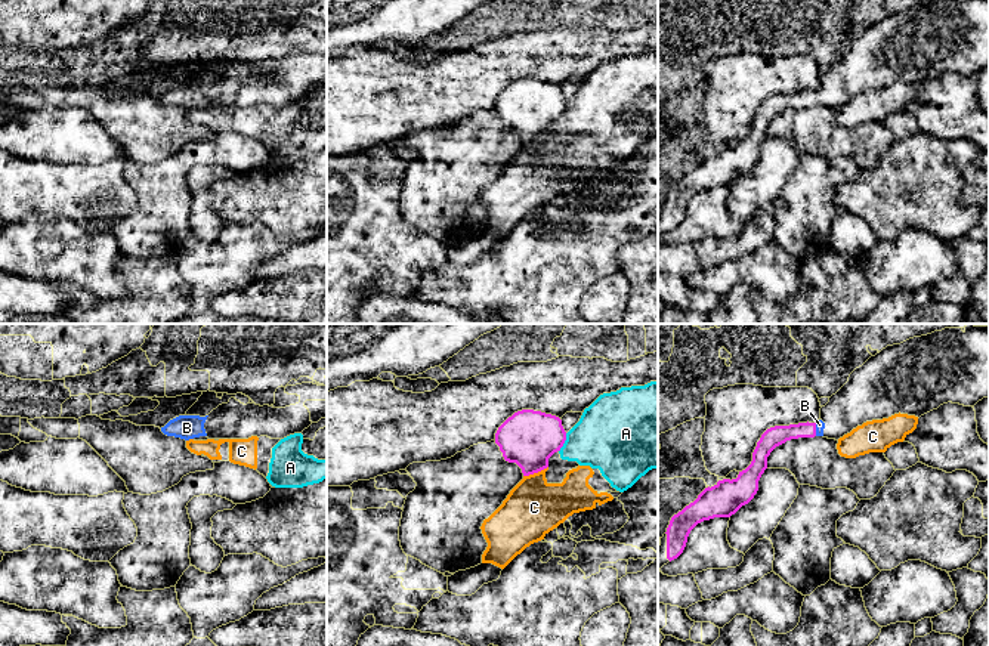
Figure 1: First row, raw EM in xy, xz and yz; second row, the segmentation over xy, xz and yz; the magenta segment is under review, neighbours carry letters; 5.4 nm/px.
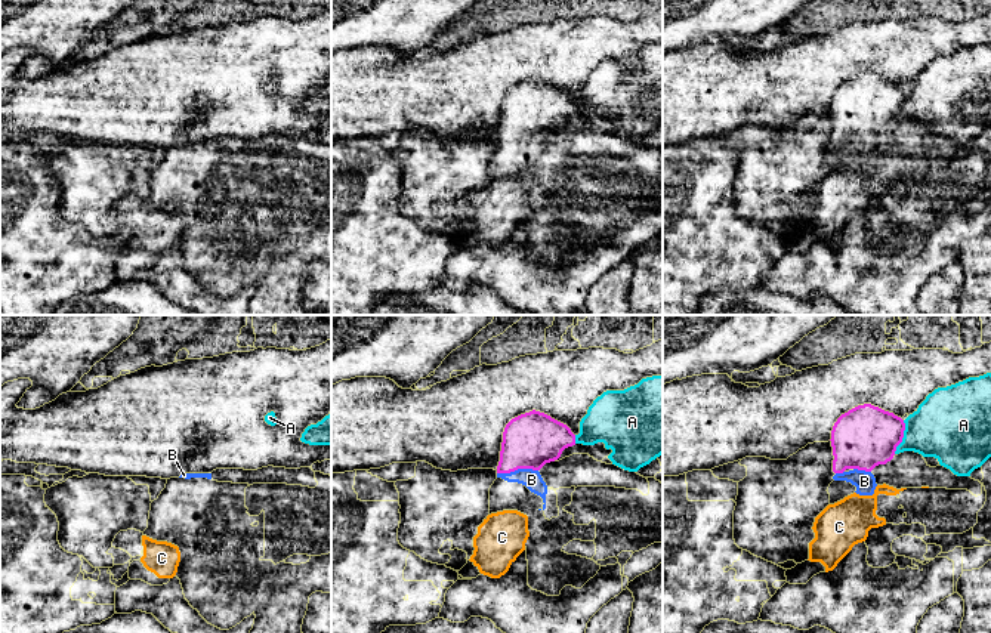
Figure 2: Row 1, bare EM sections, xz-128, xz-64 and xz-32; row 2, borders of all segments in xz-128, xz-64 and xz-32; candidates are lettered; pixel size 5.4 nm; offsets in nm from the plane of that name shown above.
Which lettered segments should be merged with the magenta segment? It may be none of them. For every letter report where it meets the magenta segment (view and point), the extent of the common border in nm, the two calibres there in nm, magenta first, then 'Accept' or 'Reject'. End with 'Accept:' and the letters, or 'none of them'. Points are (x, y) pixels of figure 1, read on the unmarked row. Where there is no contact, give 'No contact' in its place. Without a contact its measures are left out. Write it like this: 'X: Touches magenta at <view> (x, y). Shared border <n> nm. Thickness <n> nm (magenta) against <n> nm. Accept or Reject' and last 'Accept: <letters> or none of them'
A: Touches magenta at xz (563, 111). Shared border 110 nm. Thickness 300 nm (magenta) against 360 nm. Reject
B: Touches magenta at yz (815, 98). Shared border 70 nm. Thickness 110 nm (magenta) against 50 nm. Accept
C: Touches magenta at xz (535, 141). Shared border 150 nm. Thickness 300 nm (magenta) against 300 nm. Reject
Accept: B

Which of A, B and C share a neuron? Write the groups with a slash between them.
A C / B

